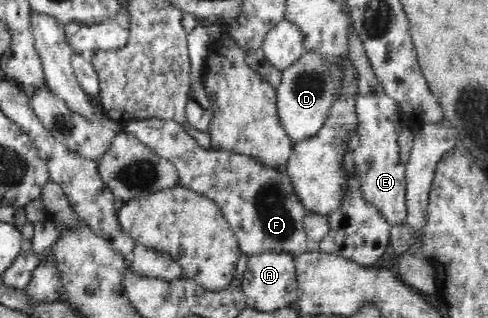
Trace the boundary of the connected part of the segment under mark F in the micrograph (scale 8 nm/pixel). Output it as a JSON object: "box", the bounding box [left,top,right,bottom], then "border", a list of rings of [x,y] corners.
{"box":[124,120,311,256],"border":[[[175,120],[131,121],[124,124],[124,131],[175,163],[183,178],[181,185],[205,194],[219,206],[235,232],[241,251],[250,256],[269,252],[289,252],[296,256],[311,250],[311,241],[304,230],[307,210],[294,195],[293,186],[283,170],[265,167],[251,157],[202,146]]]}

